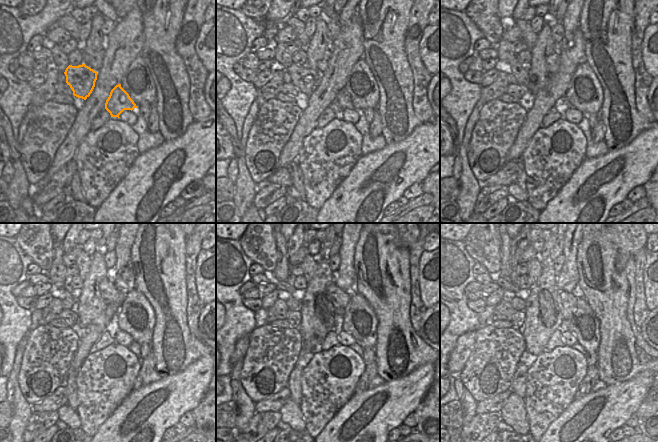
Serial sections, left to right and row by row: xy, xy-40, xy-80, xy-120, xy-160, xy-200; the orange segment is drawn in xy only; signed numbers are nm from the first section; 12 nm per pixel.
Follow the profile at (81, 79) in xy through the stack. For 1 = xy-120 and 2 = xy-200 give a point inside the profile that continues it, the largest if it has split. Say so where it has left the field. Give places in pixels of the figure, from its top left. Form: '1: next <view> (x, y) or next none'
1: next xy-120 (65, 289)
2: next xy-200 (504, 283)

